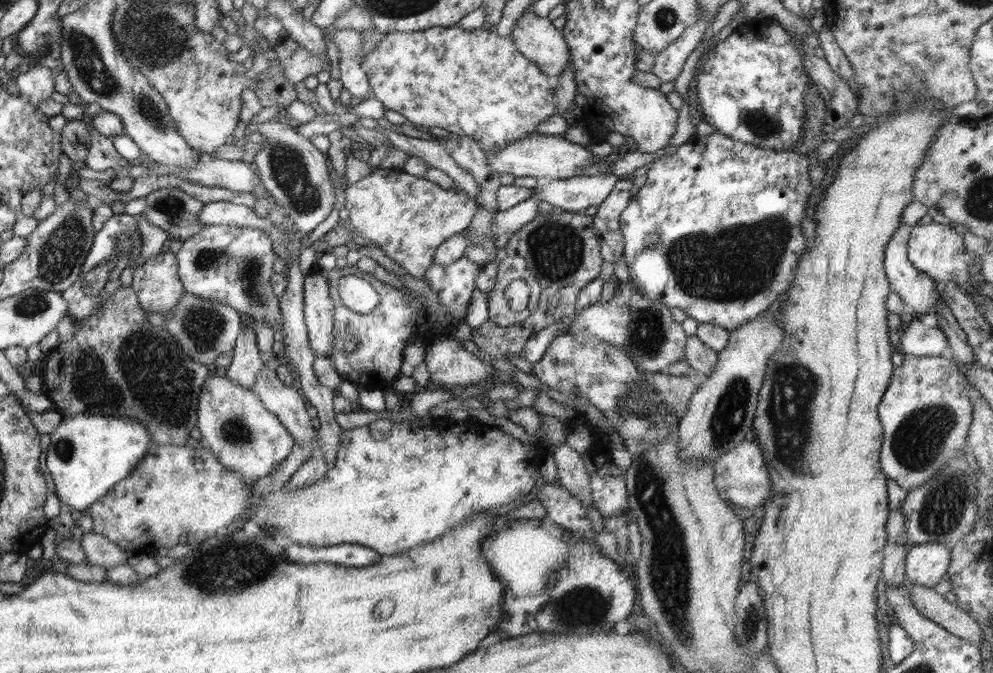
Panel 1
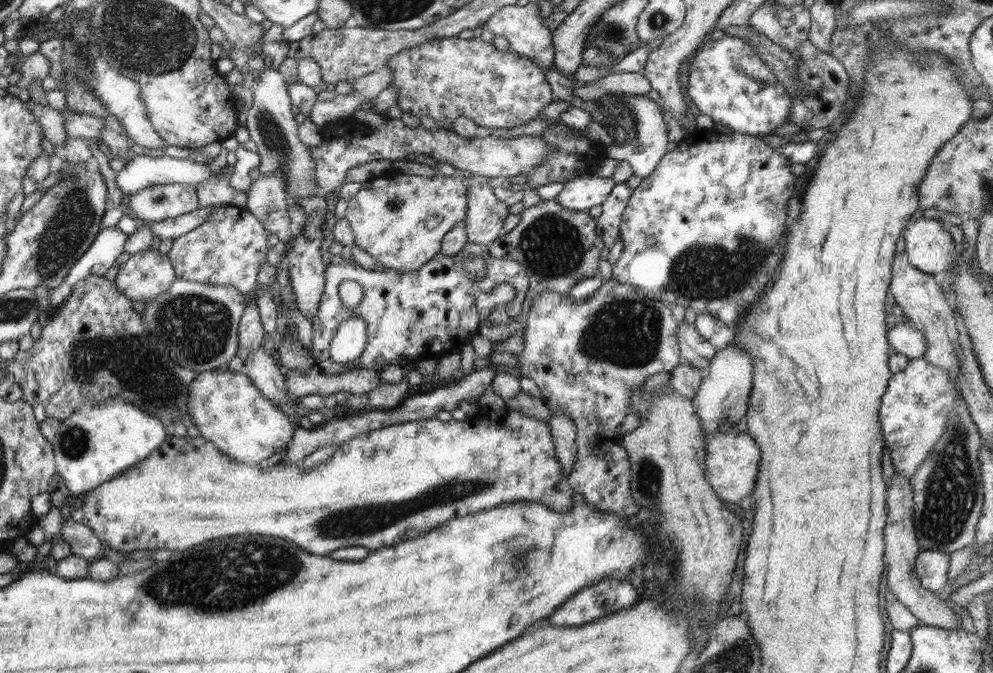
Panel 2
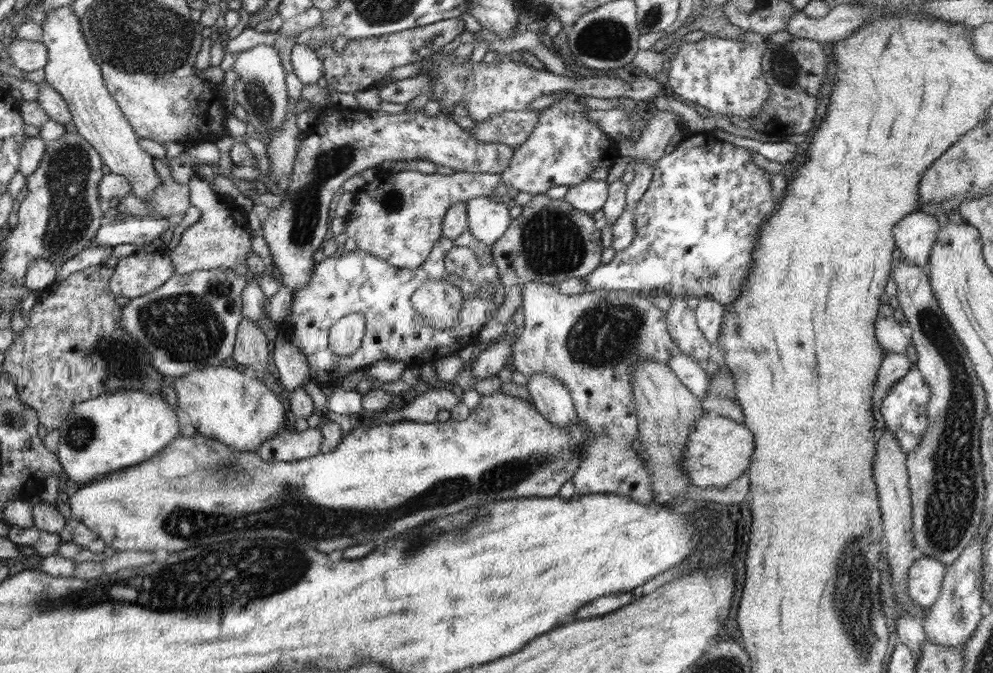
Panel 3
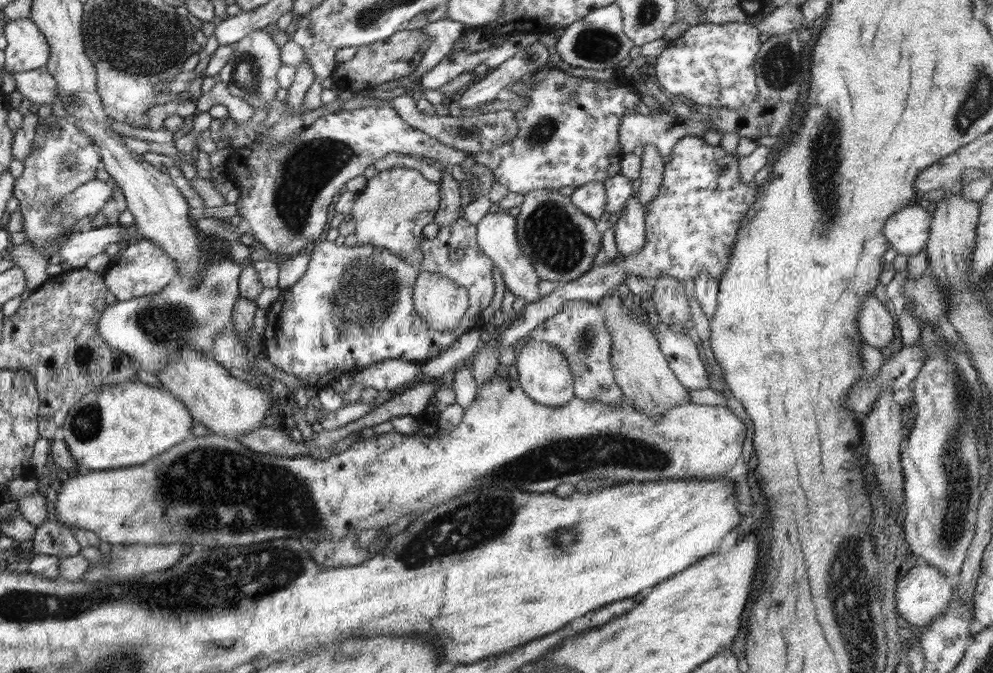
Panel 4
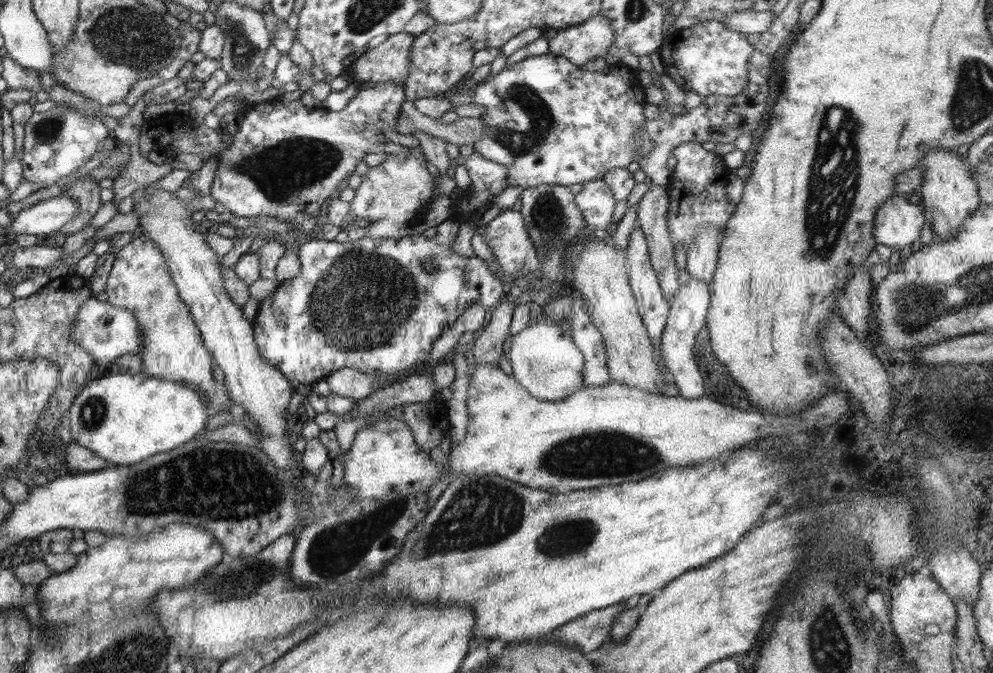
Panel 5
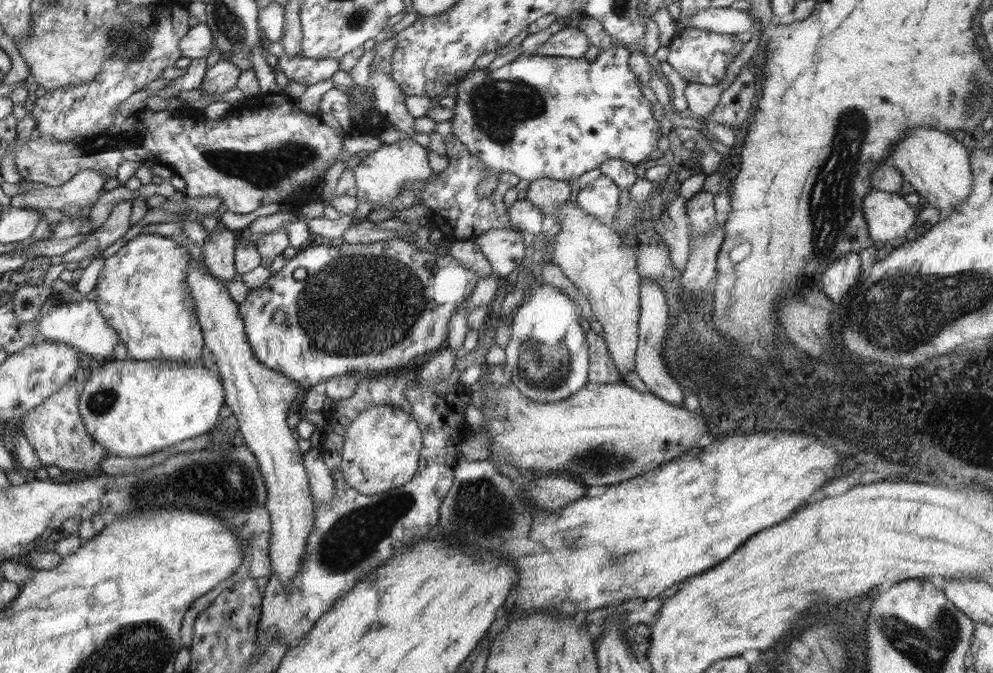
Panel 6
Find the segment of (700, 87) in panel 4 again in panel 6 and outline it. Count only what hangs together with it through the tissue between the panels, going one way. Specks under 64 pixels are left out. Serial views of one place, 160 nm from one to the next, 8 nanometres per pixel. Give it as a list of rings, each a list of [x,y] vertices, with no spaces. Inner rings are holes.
[[[686,26],[676,31],[676,36],[667,46],[669,50],[667,62],[688,83],[715,86],[720,84],[724,76],[726,76],[726,68],[740,54],[742,44],[742,41],[736,35],[708,32],[708,30],[701,28]]]

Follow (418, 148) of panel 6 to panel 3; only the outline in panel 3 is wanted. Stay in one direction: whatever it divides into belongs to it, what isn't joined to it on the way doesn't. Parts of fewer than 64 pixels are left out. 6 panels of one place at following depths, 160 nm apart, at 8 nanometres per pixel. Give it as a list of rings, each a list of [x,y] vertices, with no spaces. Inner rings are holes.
[[[403,170],[390,174],[388,180],[377,180],[355,192],[354,207],[347,216],[346,234],[356,241],[360,250],[376,255],[399,269],[418,268],[428,257],[433,246],[441,239],[445,212],[456,202],[467,202],[474,197],[488,197],[501,183],[501,176],[490,173],[456,171],[450,175],[422,174]]]

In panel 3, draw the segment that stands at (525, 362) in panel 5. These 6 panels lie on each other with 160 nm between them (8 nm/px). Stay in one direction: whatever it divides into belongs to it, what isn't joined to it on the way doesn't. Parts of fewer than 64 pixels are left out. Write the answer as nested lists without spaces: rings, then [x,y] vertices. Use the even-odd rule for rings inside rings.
[[[533,374],[526,388],[536,411],[552,425],[569,428],[578,420],[572,395],[569,390],[550,374]]]

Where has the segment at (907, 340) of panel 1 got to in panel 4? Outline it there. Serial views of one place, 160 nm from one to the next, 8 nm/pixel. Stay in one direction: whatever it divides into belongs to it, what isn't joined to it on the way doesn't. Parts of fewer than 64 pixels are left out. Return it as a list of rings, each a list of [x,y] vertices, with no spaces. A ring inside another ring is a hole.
[[[874,294],[868,295],[858,311],[858,328],[863,342],[878,349],[894,340],[894,320]]]

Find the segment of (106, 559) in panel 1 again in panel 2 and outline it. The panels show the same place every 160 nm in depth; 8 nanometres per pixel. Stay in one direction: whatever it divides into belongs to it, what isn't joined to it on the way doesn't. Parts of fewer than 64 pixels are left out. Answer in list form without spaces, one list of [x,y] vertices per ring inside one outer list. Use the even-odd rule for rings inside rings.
[[[66,515],[61,524],[61,536],[71,546],[74,555],[81,556],[91,564],[104,559],[103,542],[86,524],[73,521]]]

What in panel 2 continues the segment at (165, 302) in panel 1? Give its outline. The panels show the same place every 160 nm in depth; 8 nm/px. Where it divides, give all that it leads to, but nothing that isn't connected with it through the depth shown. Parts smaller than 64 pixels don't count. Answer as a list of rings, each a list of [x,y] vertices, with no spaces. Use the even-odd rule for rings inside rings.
[[[155,248],[130,255],[114,282],[128,298],[146,304],[168,291],[176,278],[170,259]]]

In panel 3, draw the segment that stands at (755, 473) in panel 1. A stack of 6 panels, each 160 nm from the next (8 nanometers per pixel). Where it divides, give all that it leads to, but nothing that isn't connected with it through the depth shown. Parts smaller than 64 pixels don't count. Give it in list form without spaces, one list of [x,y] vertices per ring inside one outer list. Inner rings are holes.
[[[703,414],[692,425],[681,467],[691,478],[691,484],[694,486],[726,488],[731,482],[745,474],[750,466],[749,461],[754,454],[754,449],[753,432],[744,423],[739,424],[722,416],[708,418]]]

